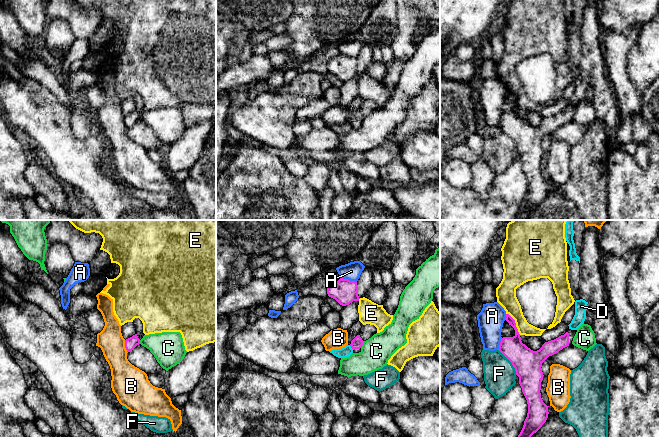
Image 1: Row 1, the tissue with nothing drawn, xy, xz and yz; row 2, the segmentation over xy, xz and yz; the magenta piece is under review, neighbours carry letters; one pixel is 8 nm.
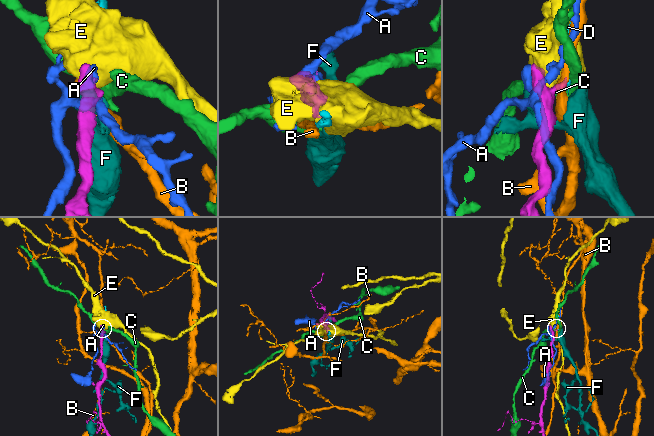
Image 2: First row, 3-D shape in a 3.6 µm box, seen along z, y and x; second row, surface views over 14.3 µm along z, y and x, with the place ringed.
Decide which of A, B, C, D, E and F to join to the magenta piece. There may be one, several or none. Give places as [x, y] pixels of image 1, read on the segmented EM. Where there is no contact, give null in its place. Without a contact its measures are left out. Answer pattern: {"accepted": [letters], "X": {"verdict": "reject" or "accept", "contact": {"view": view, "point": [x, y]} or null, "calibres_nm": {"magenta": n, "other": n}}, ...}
{"accepted": [], "A": {"verdict": "reject", "contact": {"view": "xz", "point": [347, 279]}, "calibres_nm": {"magenta": 200, "other": 140}}, "B": {"verdict": "reject", "contact": {"view": "xy", "point": [125, 346]}, "calibres_nm": {"magenta": 90, "other": 220}}, "C": {"verdict": "reject", "contact": {"view": "xz", "point": [362, 344]}, "calibres_nm": {"magenta": 90, "other": 240}}, "D": {"verdict": "reject", "contact": {"view": "xz", "point": [351, 347]}, "calibres_nm": {"magenta": 90, "other": 90}}, "E": {"verdict": "reject", "contact": {"view": "yz", "point": [515, 324]}, "calibres_nm": {"magenta": 180, "other": 160}}, "F": {"verdict": "reject", "contact": {"view": "yz", "point": [510, 361]}, "calibres_nm": {"magenta": 220, "other": 260}}}

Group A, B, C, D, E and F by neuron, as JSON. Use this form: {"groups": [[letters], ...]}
{"groups": [["A"], ["B"], ["C"], ["D"], ["E"], ["F"]]}

